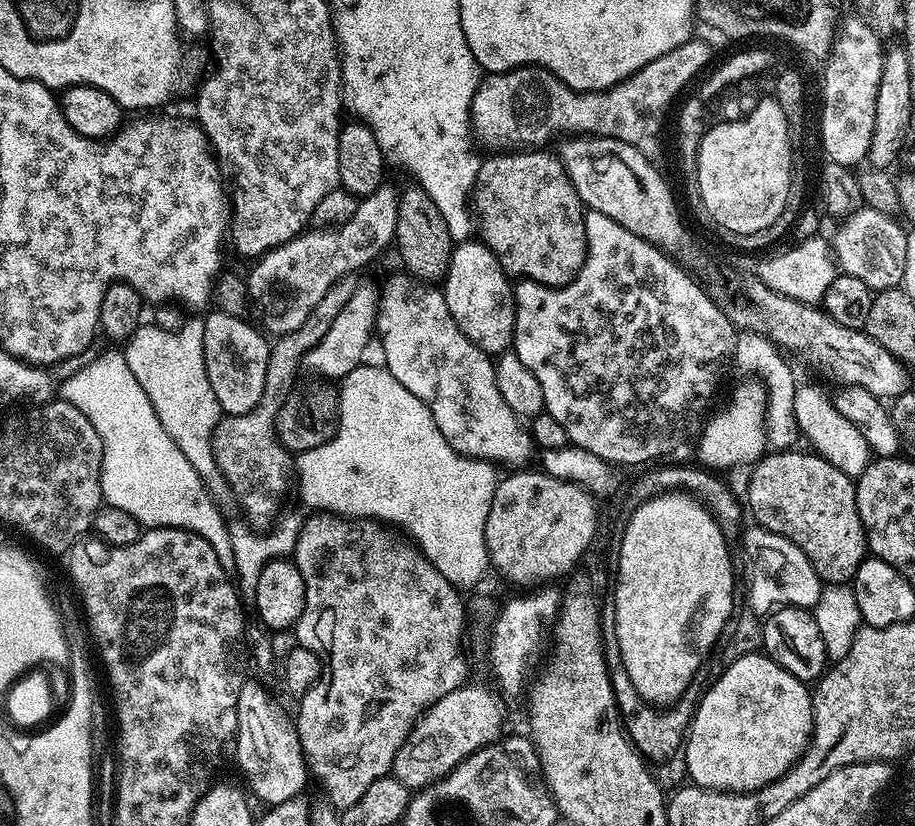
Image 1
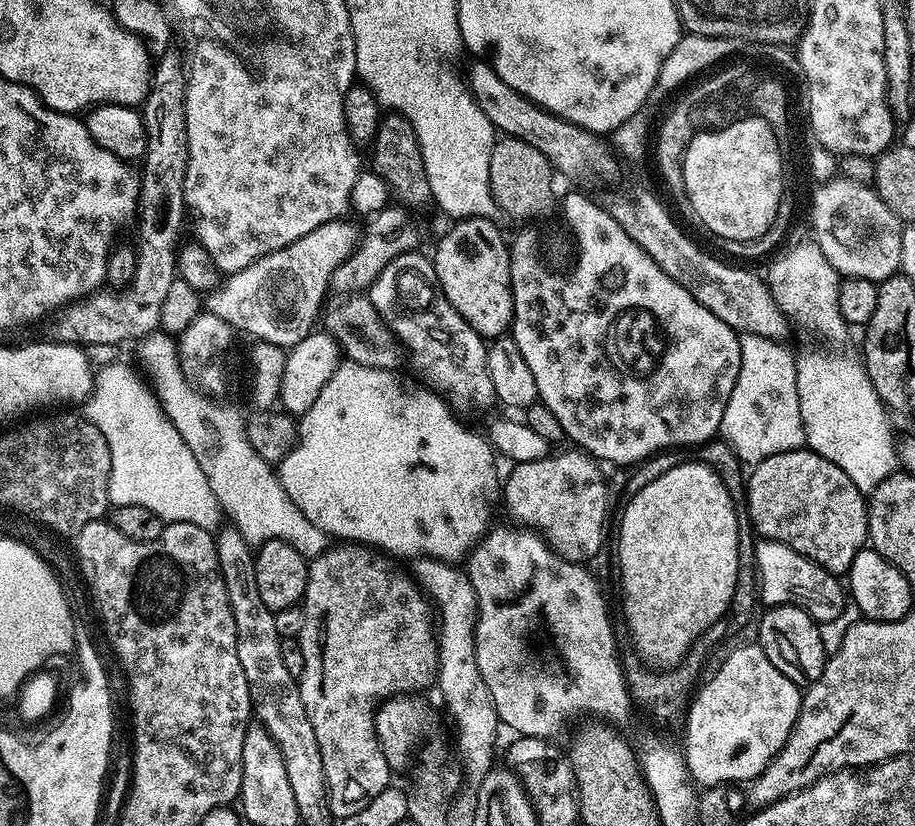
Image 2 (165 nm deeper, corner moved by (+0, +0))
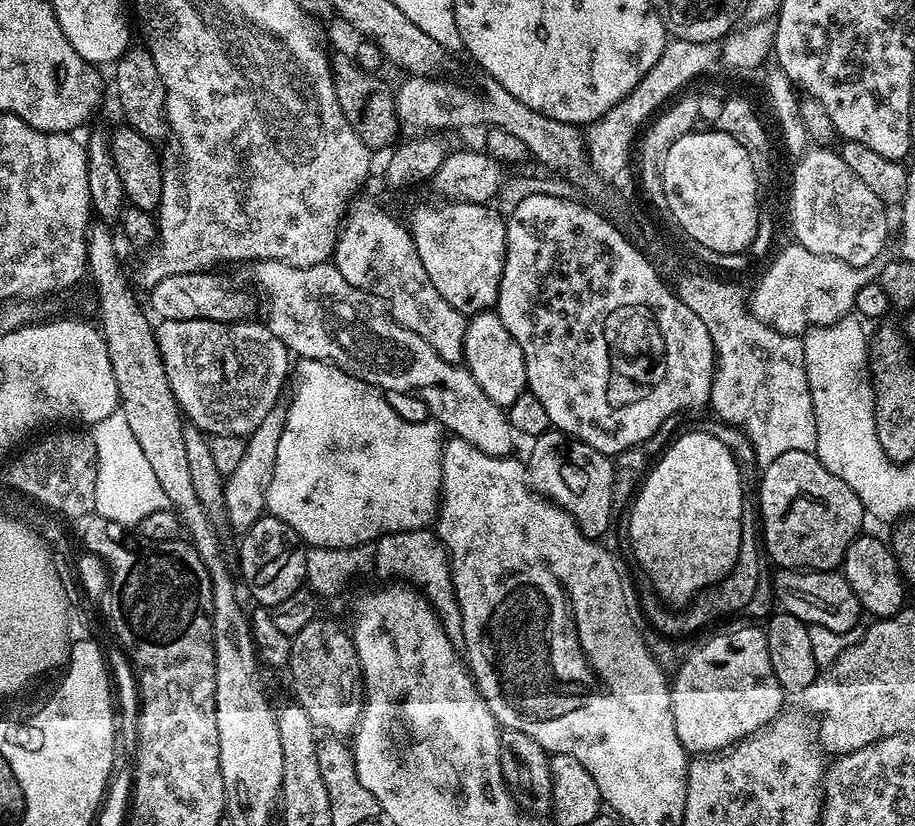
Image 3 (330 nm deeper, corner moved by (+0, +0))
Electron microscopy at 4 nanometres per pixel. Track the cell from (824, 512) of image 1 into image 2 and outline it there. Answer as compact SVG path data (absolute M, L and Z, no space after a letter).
M797 450L774 454L773 457L766 458L765 461L753 467L750 473L752 477L748 480L748 516L752 519L753 526L756 527L757 537L790 546L798 554L802 554L807 560L813 560L819 568L824 568L830 573L846 574L851 570L854 558L859 554L860 549L865 547L868 539L868 506L865 493L860 492L858 486L854 486L854 482L850 482L850 478L846 478L846 474L838 470L838 466L834 466L834 462L822 458L811 450Z

